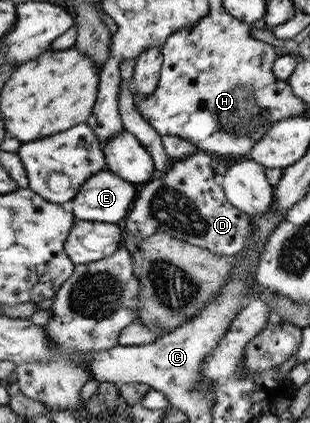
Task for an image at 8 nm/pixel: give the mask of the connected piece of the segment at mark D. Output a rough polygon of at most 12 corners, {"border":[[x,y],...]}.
{"border":[[209,152],[144,183],[125,222],[235,256],[251,214],[215,181]]}

